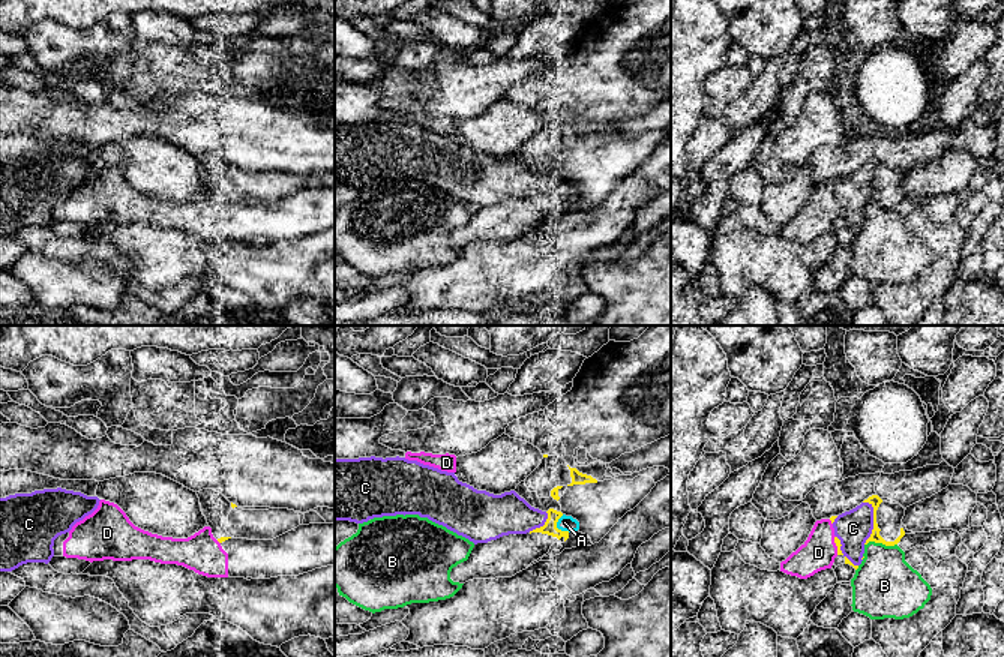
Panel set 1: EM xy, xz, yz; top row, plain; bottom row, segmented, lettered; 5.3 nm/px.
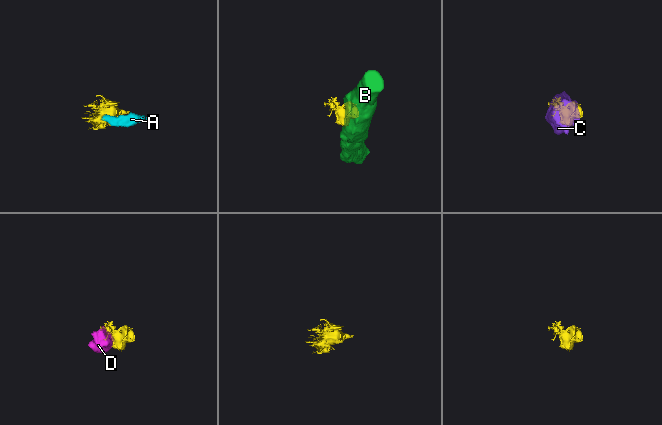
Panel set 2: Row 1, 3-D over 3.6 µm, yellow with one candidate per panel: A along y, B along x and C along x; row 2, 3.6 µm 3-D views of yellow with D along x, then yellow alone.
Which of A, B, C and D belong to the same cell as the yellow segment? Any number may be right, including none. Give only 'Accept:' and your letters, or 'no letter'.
Accept: A, C

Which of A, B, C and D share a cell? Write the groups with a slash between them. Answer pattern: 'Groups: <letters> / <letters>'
Groups: A C / B / D

